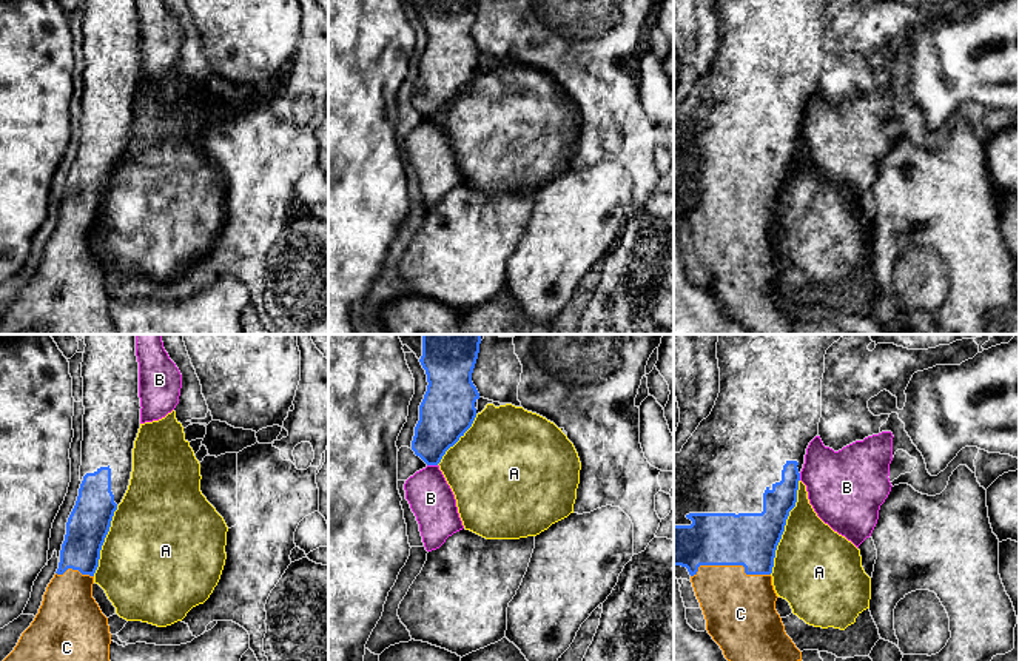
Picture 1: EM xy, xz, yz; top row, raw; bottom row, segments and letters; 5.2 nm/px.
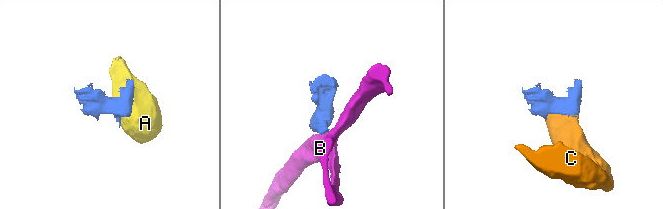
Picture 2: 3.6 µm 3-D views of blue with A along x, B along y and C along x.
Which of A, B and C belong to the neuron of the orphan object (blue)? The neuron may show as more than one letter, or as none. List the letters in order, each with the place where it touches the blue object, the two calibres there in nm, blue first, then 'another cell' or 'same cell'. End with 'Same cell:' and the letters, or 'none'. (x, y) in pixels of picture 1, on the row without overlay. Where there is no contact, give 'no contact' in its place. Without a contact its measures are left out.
A: yz (783, 182) | 280/400 nm | another cell
B: xz (432, 119) | 260/240 nm | another cell
C: yz (731, 219) | 280/360 nm | same cell
Same cell: C

